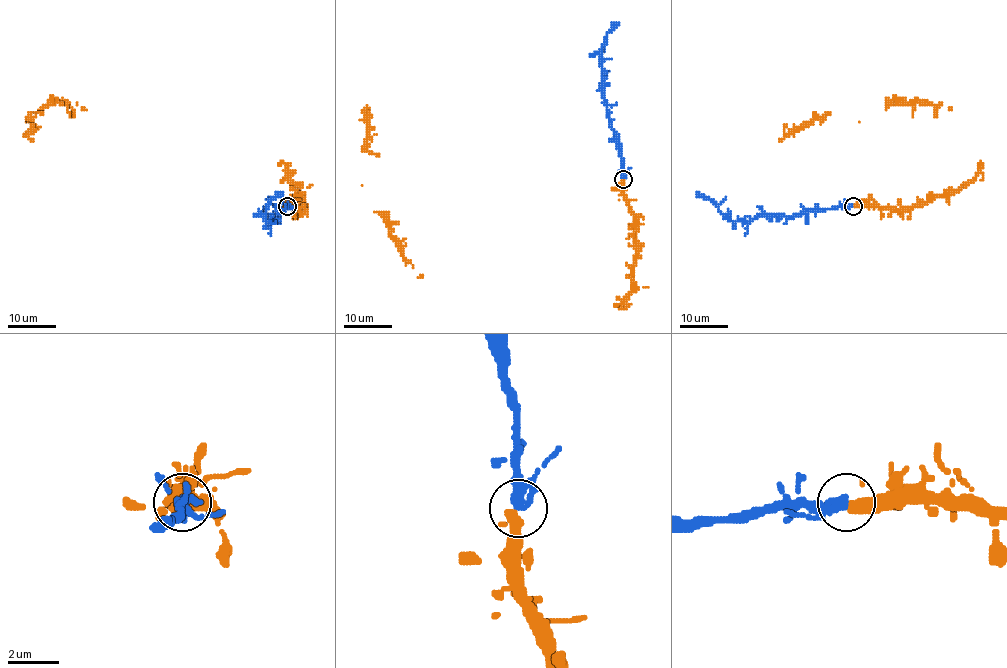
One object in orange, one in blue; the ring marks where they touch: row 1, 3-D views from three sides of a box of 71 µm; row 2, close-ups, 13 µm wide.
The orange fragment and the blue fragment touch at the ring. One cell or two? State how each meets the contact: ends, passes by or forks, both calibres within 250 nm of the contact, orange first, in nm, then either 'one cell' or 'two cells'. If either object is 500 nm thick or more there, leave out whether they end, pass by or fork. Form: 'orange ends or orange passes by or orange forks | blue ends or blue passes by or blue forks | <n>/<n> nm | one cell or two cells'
orange ends | blue passes by | 460/320 nm | one cell

